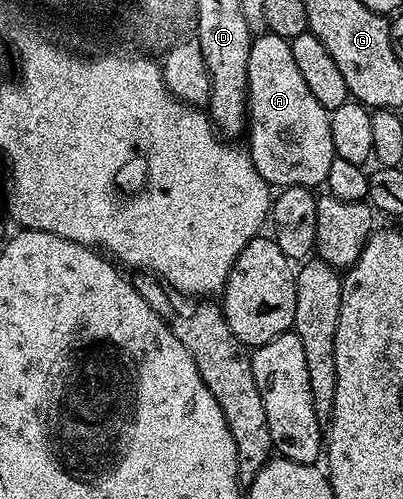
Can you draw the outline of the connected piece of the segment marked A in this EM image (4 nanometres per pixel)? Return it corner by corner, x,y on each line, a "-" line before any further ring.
262,33
251,42
248,53
246,93
248,96
248,136
250,135
248,154
263,181
269,183
274,189
321,188
328,177
328,168
332,166
332,161
336,157
330,132
330,117
320,105
320,101
312,97
312,92
308,89
304,77
300,77
300,68
296,66
296,60
292,57
290,40
279,35

